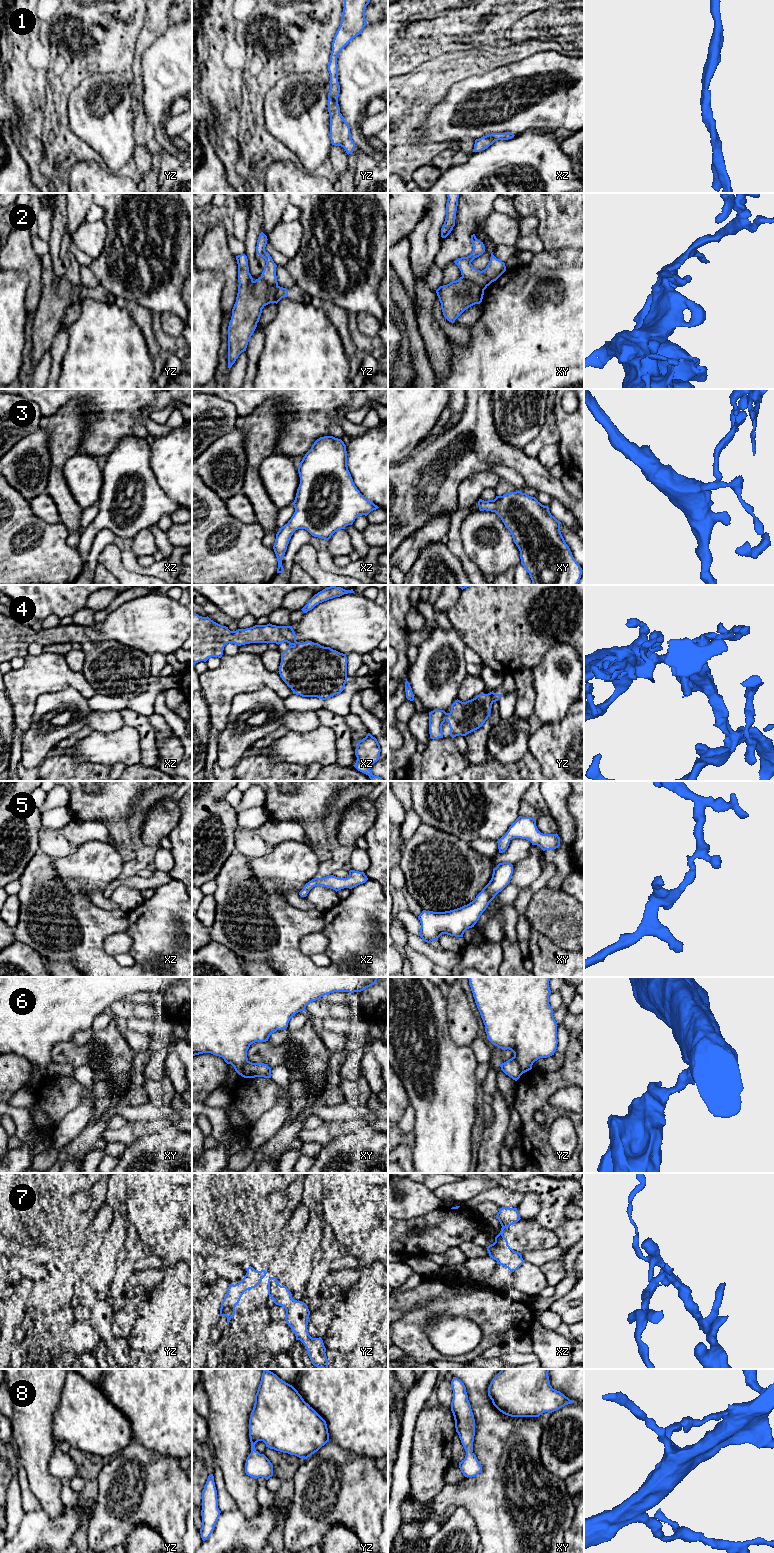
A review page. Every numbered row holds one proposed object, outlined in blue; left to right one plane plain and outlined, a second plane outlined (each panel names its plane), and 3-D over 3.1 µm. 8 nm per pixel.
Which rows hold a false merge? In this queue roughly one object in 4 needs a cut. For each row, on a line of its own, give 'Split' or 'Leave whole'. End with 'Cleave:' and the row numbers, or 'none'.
1: Leave whole
2: Split
3: Leave whole
4: Leave whole
5: Leave whole
6: Split
7: Leave whole
8: Leave whole
Cleave: 2, 6

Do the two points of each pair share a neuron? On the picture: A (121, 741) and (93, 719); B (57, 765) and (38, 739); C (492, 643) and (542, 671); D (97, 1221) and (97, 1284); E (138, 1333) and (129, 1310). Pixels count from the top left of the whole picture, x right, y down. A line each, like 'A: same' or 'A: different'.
A: different
B: different
C: different
D: different
E: different

